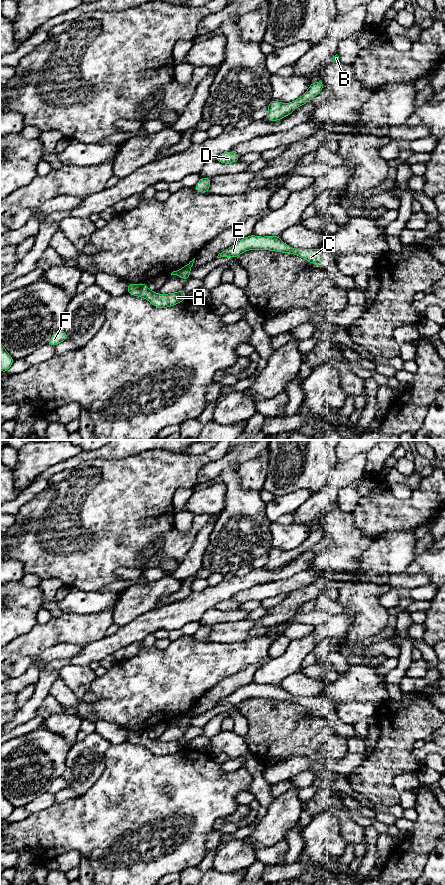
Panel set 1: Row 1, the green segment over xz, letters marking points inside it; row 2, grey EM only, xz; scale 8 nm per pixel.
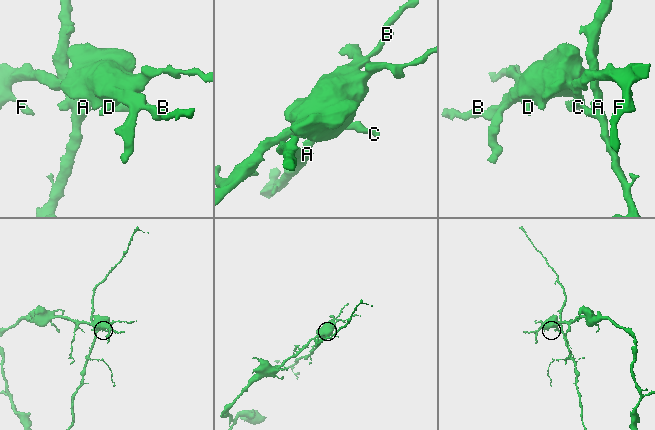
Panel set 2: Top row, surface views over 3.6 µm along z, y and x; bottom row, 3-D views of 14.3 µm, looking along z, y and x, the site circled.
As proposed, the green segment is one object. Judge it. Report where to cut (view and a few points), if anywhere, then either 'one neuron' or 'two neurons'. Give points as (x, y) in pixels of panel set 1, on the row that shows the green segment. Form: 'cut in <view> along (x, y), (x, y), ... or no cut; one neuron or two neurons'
cut in xz along (183, 267), (190, 269); two neurons

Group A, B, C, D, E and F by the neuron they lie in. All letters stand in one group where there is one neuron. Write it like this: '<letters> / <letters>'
A / B C D E F

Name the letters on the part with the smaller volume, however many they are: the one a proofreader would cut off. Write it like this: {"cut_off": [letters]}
{"cut_off": ["A"]}

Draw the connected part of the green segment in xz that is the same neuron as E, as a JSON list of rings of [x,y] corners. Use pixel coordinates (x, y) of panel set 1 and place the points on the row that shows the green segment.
[[[254,234],[238,240],[234,245],[219,253],[217,258],[235,258],[248,250],[271,250],[275,252],[294,254],[317,266],[322,265],[322,248],[295,249],[284,243],[280,239],[280,236],[260,237],[255,236]]]

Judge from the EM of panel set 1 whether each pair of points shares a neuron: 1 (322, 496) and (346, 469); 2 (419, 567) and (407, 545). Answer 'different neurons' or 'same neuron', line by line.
1: same neuron
2: different neurons

